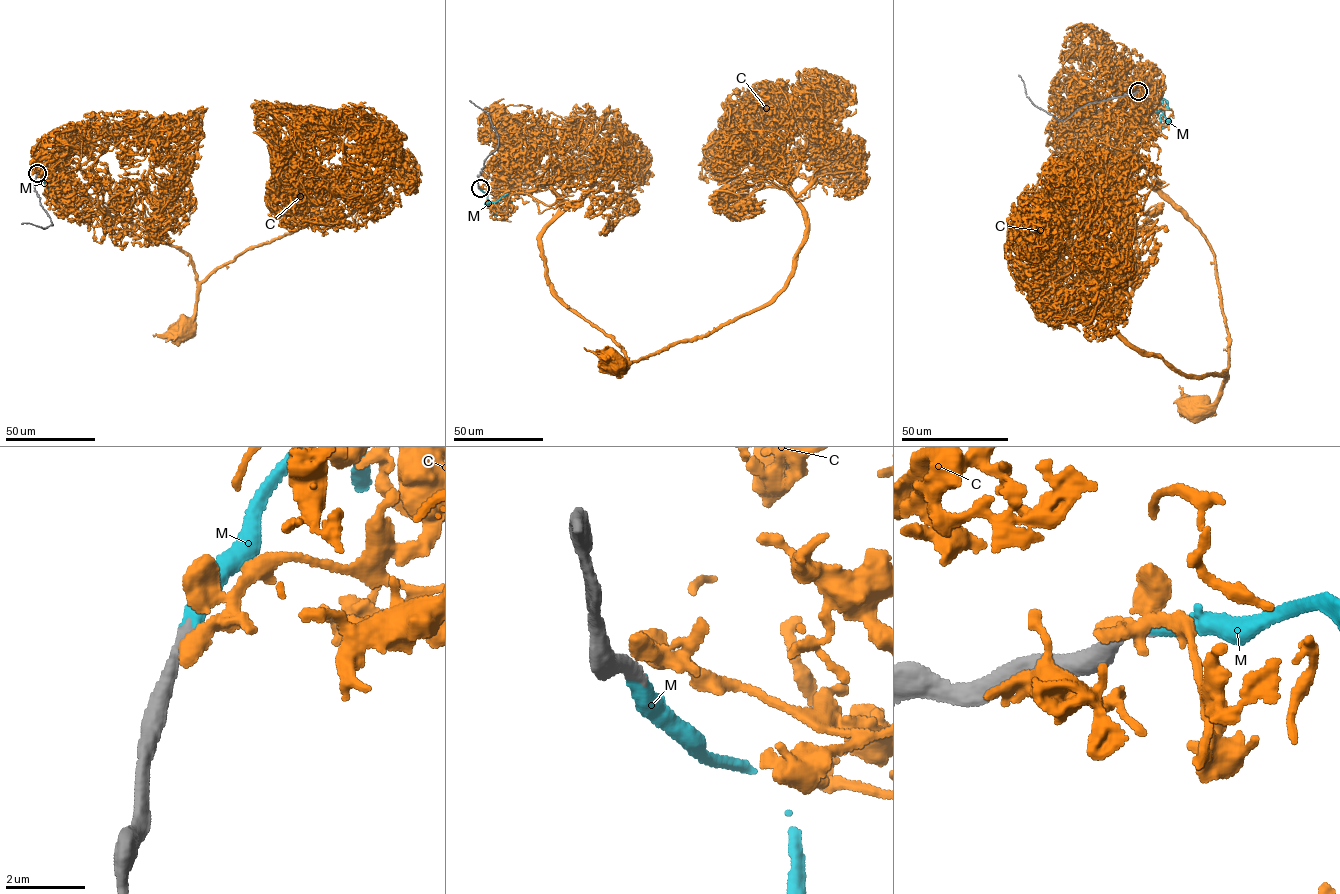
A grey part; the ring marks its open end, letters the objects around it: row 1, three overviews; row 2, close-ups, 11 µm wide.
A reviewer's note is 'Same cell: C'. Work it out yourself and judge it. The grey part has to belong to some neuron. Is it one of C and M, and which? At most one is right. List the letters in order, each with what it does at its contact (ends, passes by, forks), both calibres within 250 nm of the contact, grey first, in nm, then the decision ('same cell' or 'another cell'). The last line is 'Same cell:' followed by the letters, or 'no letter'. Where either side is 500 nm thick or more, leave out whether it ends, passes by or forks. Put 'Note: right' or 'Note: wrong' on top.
Note: wrong
C: it ends; calibres 440 and 480 nm; another cell
M: it ends; calibres 360 and 400 nm; same cell
Same cell: M

